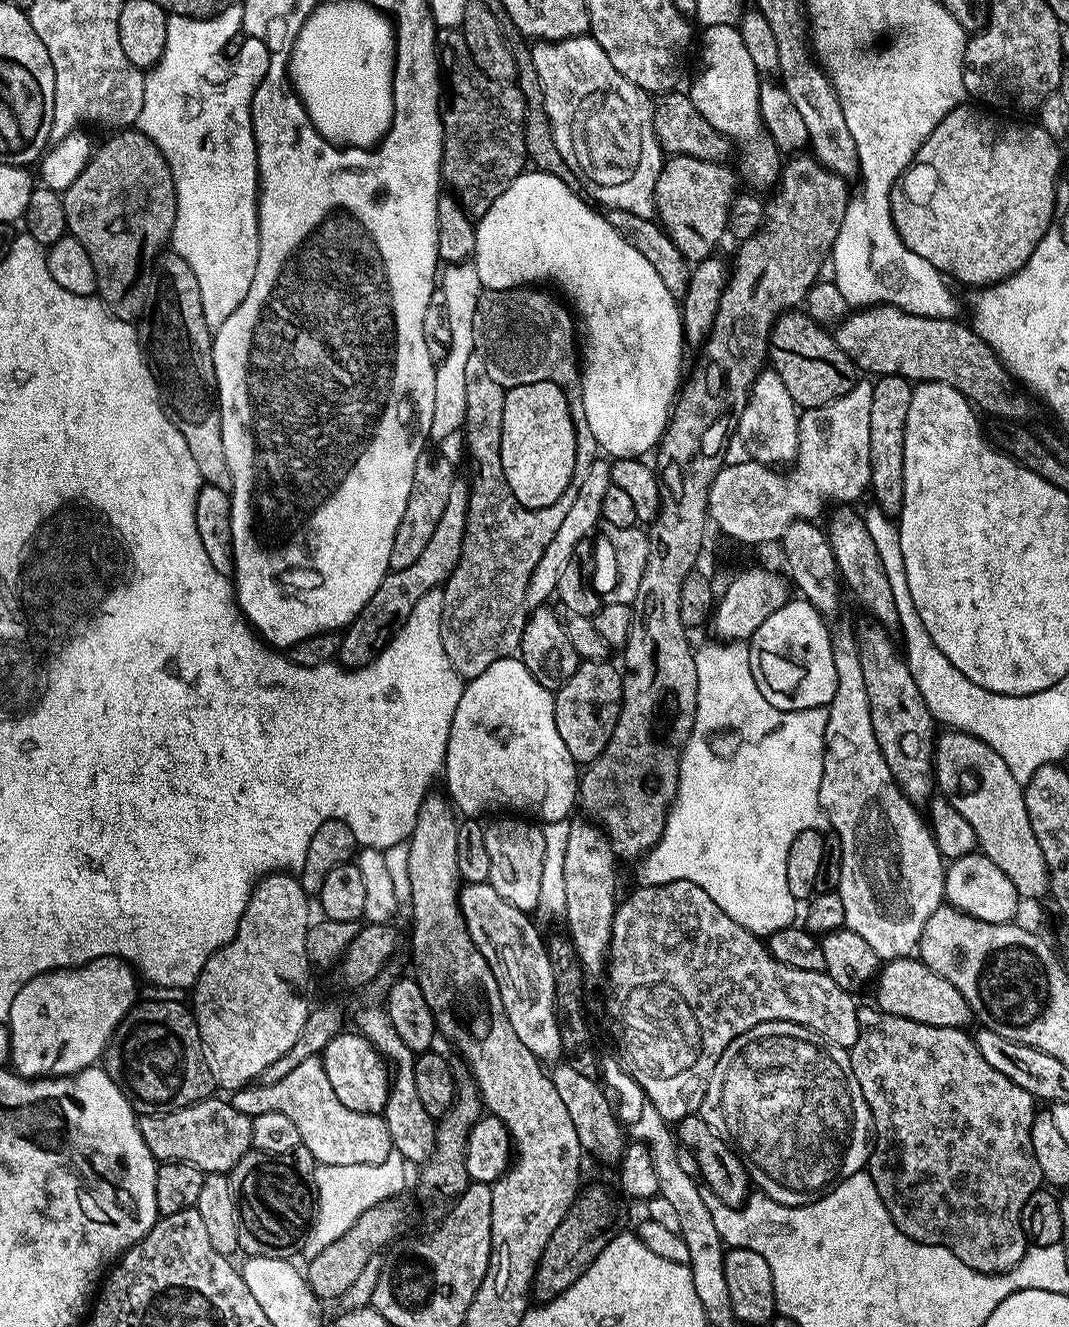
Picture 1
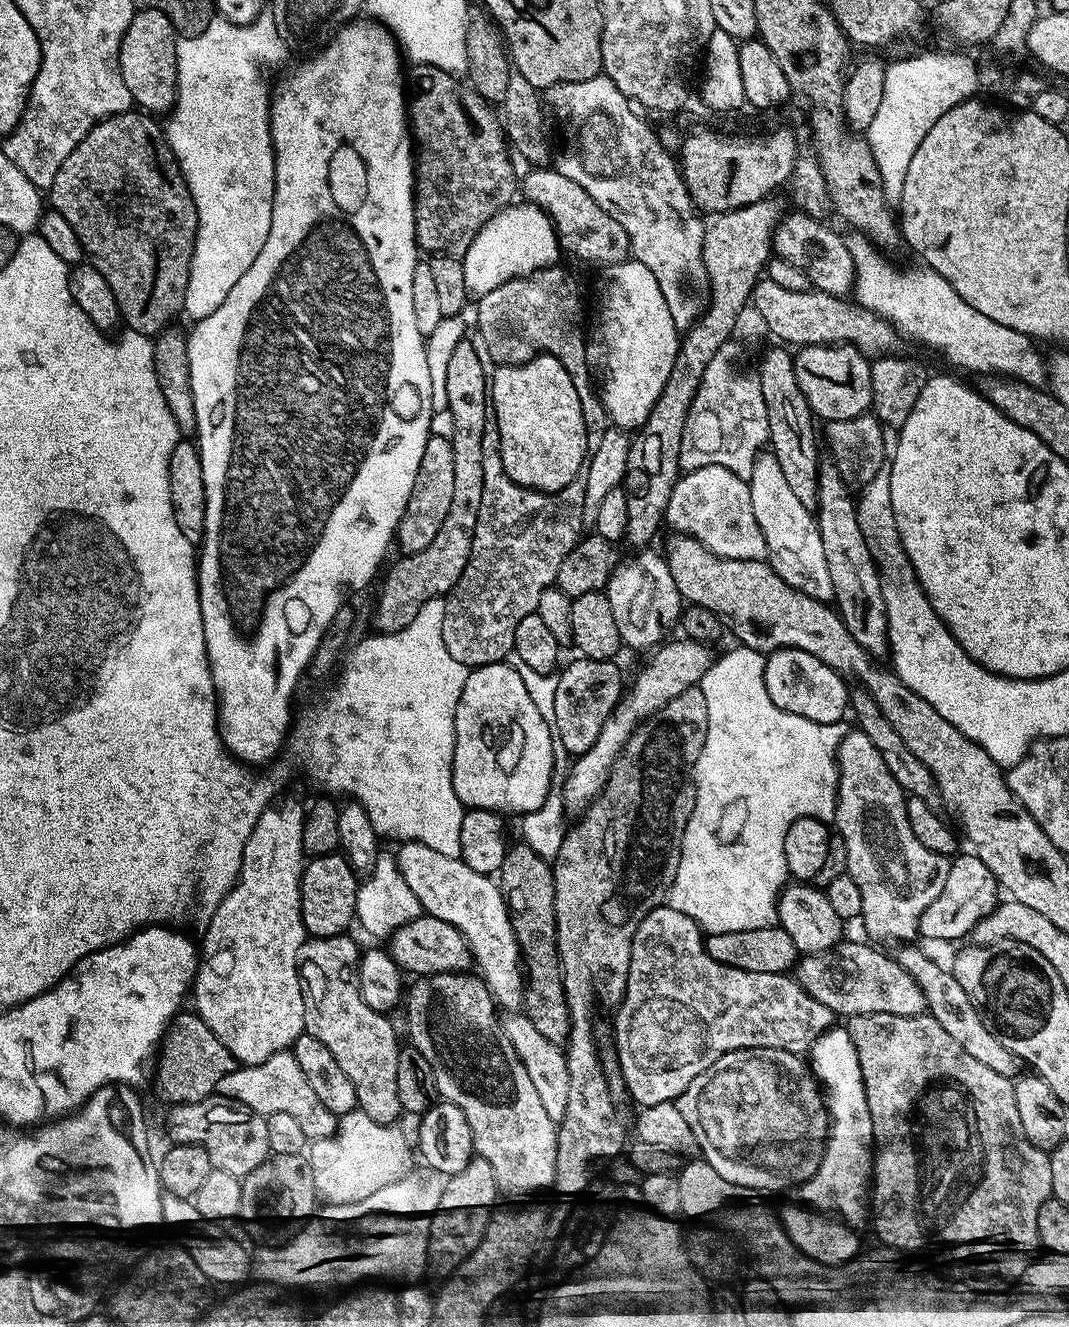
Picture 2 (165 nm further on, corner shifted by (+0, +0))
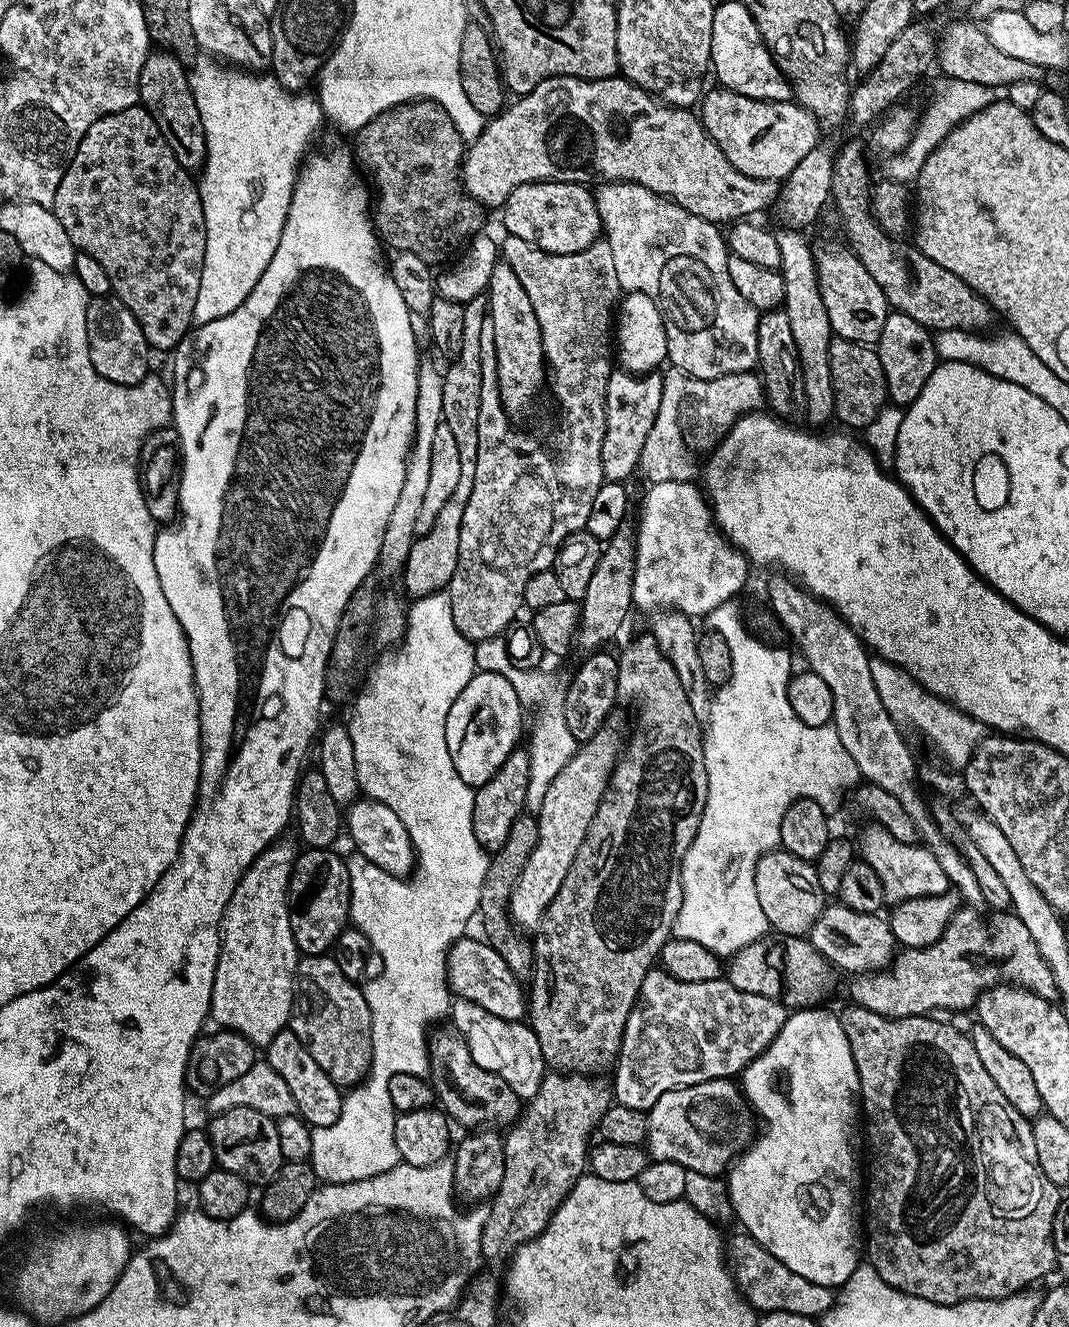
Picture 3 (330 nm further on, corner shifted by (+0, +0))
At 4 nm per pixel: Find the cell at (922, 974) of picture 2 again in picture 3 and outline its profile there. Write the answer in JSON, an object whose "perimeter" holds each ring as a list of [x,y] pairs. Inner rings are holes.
{"perimeter":[[[839,902],[829,903],[822,910],[818,922],[814,922],[810,939],[813,946],[832,963],[833,968],[841,973],[878,972],[891,964],[892,957],[898,951],[891,923],[882,917],[880,914],[862,914],[858,910],[850,910]]]}

